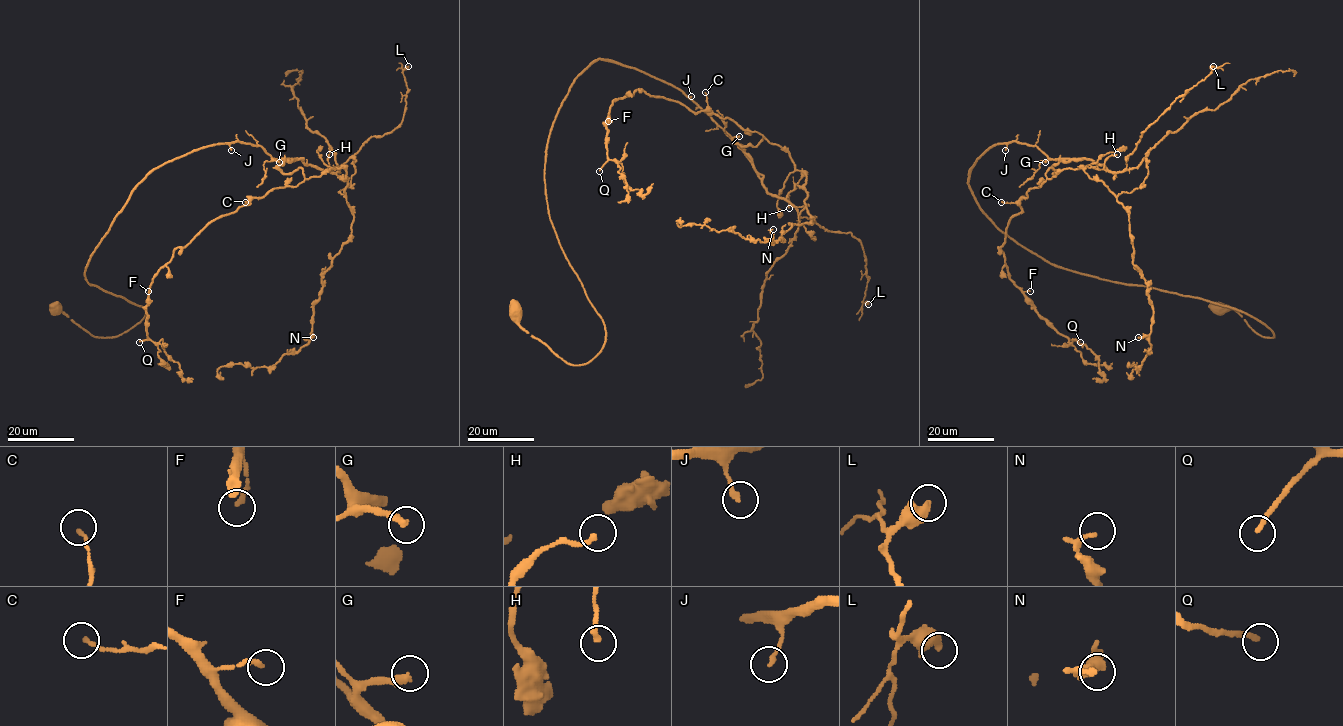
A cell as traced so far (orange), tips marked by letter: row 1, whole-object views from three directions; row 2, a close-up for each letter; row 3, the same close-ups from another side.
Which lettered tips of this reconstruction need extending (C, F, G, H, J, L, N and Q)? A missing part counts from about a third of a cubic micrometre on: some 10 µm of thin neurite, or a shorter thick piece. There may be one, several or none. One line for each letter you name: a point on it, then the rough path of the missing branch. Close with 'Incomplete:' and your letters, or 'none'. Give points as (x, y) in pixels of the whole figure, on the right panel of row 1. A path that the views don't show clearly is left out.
G: at (1045, 162); missing branch runs (1045, 162), (1034, 200), (1003, 226), (999, 253), (1011, 271), (1010, 288), (1027, 303), (1040, 304)
Q: at (1080, 342)
Incomplete: G, Q

